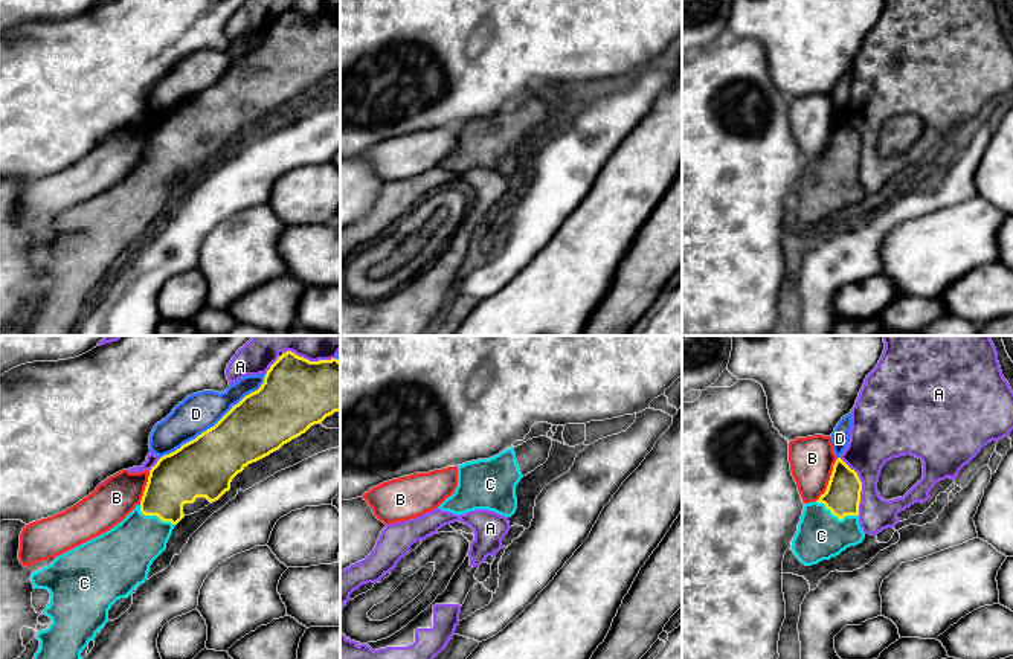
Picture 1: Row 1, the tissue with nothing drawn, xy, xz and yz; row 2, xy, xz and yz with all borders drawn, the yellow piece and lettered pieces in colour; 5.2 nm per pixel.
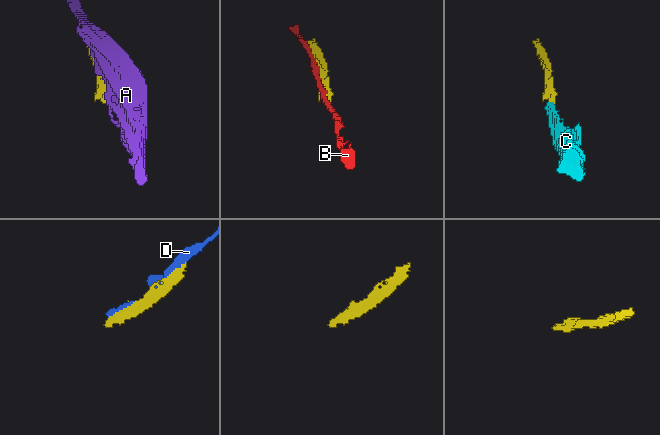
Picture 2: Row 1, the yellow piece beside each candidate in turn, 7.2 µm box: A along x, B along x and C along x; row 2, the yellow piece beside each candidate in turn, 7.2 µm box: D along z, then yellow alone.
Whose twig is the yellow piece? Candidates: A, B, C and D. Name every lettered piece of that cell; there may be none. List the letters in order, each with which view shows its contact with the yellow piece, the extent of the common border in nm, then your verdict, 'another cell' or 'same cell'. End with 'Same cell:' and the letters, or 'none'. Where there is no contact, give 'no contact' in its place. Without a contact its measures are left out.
A: contact in yz; length 320 nm; another cell
B: contact in yz; length 260 nm; another cell
C: contact in yz; length 240 nm; same cell
D: contact in xy; length 700 nm; another cell
Same cell: C

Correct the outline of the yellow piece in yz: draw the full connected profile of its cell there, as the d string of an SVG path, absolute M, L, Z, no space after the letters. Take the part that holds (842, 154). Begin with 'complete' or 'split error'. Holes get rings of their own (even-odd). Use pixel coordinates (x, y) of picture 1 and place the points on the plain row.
split error | M838 116L825 151L816 160L804 163L798 189L792 198L792 209L802 223L818 223L863 200L865 191L859 182L860 149L862 140L857 131Z

